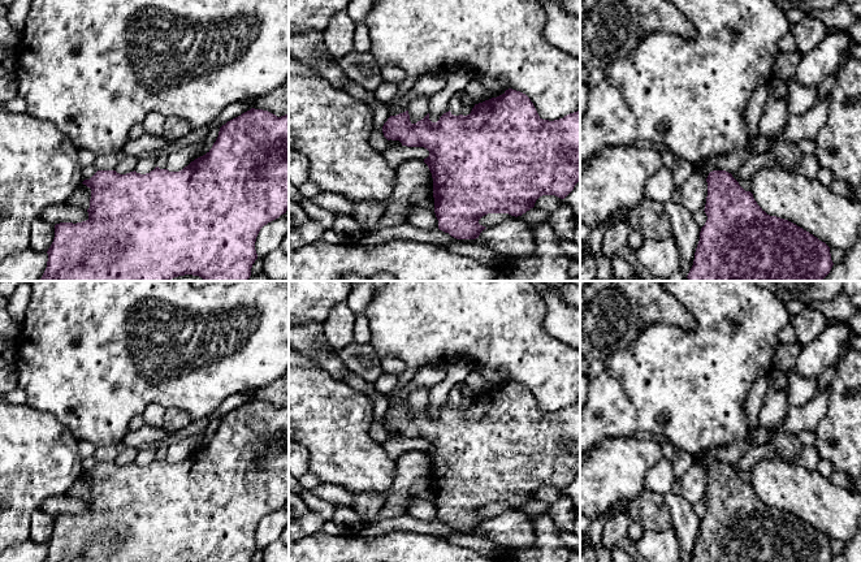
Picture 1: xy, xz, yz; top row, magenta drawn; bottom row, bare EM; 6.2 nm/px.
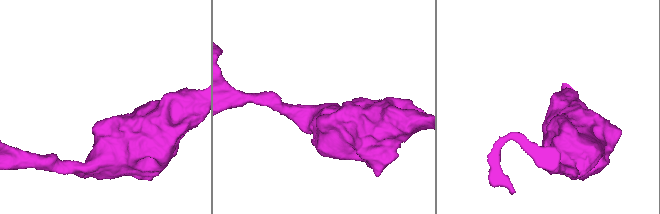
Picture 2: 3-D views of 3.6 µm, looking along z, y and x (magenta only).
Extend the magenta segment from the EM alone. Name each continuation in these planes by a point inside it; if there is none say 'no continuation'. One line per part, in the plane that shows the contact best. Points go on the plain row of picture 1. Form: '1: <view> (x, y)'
no continuation

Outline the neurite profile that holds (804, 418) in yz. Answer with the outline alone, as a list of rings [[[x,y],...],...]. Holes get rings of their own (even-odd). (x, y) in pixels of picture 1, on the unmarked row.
[[[827,386],[815,390],[814,395],[802,406],[789,406],[784,422],[779,427],[767,428],[758,425],[753,429],[750,448],[762,446],[771,441],[776,432],[787,432],[799,436],[801,432],[814,432],[817,424],[828,408]]]

